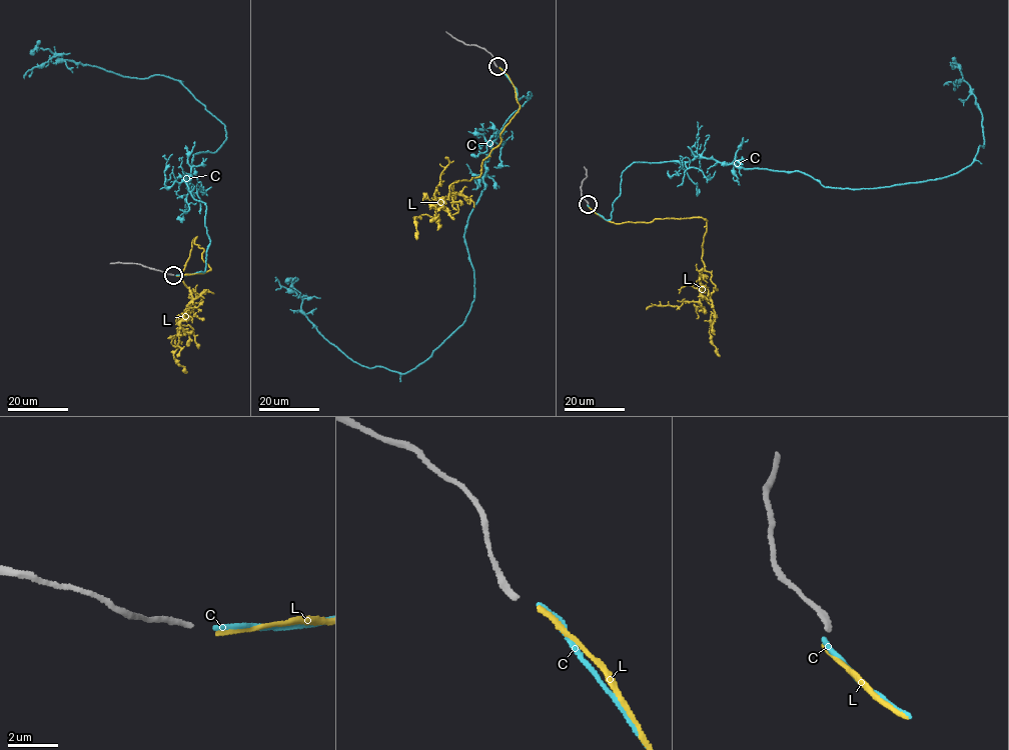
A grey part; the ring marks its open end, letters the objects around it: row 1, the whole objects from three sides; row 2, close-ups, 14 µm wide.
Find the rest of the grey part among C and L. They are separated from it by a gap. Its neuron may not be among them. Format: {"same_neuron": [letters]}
{"same_neuron": ["C"]}

